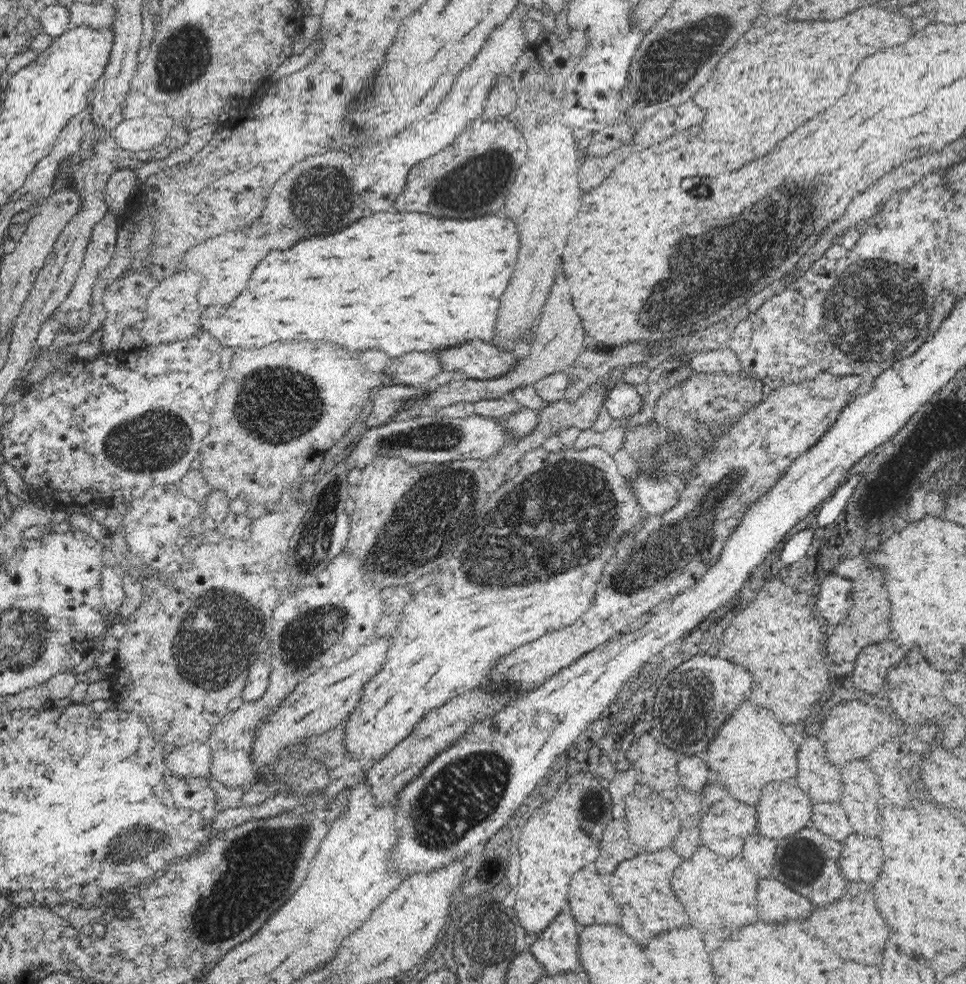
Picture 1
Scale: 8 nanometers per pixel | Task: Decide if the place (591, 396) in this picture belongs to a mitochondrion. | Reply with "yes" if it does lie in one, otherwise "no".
no

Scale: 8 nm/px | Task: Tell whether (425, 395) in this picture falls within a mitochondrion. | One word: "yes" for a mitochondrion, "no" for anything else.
no

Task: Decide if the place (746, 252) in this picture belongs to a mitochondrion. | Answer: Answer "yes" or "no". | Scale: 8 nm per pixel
yes

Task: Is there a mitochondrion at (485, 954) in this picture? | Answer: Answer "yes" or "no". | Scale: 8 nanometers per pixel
yes

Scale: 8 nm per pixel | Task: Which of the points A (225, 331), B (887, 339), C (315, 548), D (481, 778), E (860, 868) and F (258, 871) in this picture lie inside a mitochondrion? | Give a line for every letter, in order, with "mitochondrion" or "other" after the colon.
A: other
B: mitochondrion
C: mitochondrion
D: mitochondrion
E: other
F: mitochondrion

